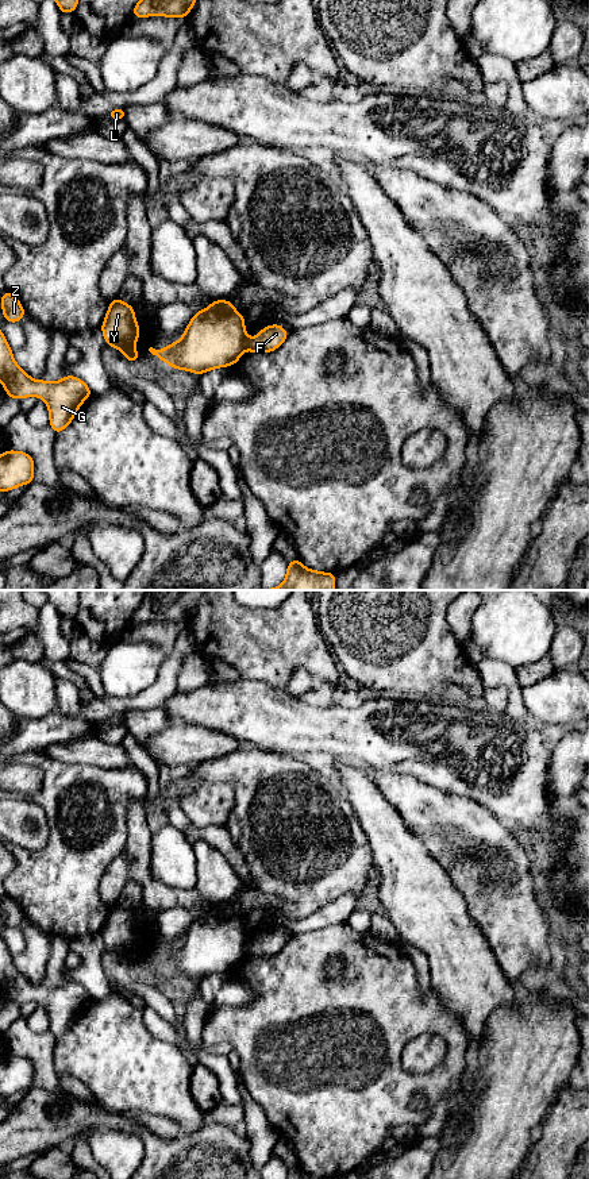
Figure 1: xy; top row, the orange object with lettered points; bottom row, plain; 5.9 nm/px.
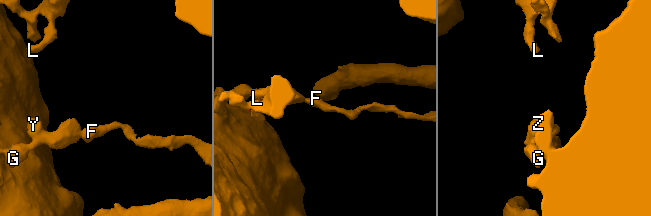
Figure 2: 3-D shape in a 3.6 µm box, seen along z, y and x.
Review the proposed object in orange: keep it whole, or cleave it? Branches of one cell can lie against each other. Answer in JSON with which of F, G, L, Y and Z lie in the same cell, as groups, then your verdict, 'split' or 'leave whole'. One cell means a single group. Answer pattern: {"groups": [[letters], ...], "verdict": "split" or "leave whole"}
{"groups": [["F", "L"], ["G", "Y", "Z"]], "verdict": "split"}

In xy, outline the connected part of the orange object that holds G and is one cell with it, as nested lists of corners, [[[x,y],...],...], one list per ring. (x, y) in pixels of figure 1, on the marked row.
[[[0,330],[0,384],[7,397],[23,400],[36,396],[45,400],[49,409],[49,425],[58,435],[74,419],[81,404],[93,393],[80,378],[65,375],[58,382],[32,379],[14,359],[3,331]]]

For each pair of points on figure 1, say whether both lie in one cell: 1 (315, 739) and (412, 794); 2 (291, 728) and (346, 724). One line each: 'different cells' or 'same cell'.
1: different cells
2: same cell

